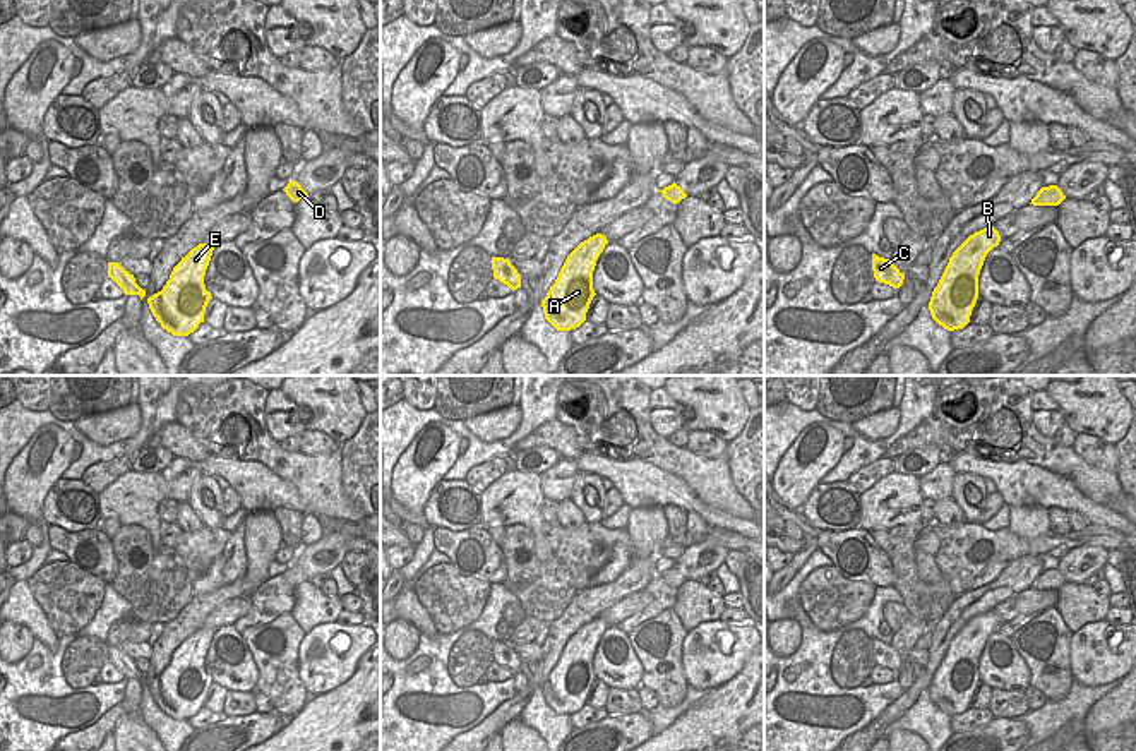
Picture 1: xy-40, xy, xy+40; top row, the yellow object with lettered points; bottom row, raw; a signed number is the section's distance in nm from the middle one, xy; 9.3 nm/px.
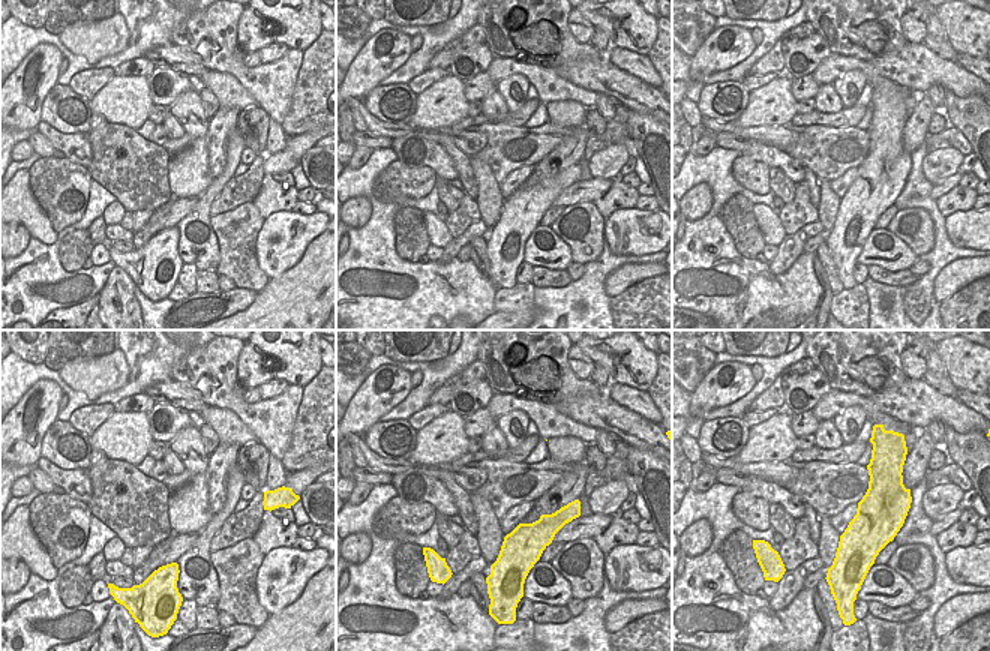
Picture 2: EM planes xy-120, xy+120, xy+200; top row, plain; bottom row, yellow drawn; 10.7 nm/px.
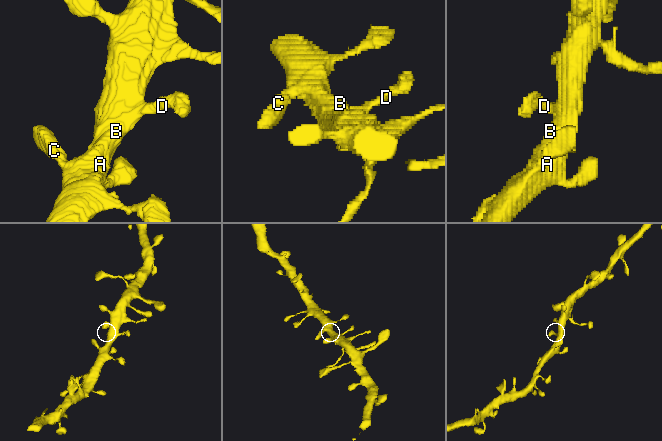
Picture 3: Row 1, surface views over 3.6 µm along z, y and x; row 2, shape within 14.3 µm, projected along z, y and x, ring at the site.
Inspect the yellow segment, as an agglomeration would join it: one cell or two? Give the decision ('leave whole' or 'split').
leave whole

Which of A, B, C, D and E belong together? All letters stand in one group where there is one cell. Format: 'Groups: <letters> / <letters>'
Groups: A B C D E.

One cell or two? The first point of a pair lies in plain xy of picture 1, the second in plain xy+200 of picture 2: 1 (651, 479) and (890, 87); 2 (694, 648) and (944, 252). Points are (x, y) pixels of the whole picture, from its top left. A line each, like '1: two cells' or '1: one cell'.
1: one cell
2: two cells

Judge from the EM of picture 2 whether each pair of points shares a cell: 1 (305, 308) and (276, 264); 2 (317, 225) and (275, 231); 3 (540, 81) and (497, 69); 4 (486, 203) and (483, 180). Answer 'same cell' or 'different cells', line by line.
1: different cells
2: same cell
3: same cell
4: same cell

